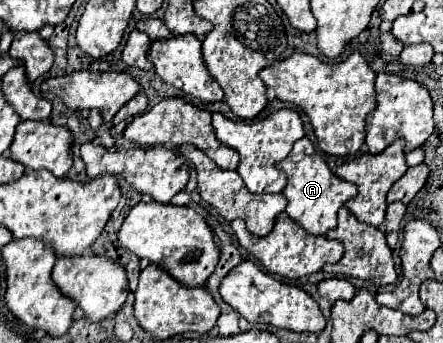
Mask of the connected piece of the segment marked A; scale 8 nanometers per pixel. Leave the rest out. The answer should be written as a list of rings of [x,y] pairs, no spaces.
[[[307,137],[295,142],[291,153],[278,163],[278,167],[287,173],[287,187],[283,195],[287,197],[287,215],[299,223],[303,229],[307,229],[313,235],[325,235],[329,229],[335,229],[337,225],[337,211],[345,205],[345,201],[353,199],[357,195],[357,187],[349,181],[337,179],[333,171],[327,167],[325,159],[314,149]]]

